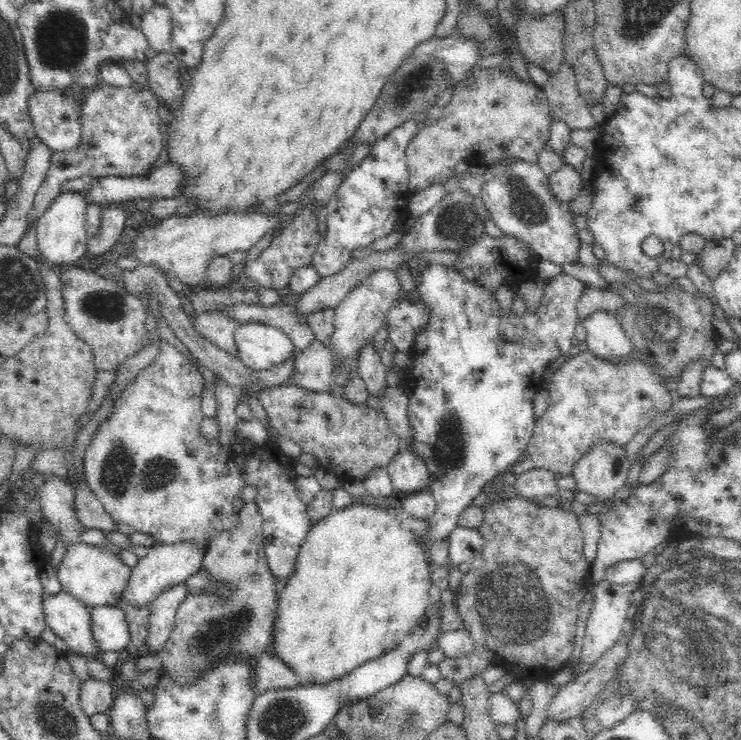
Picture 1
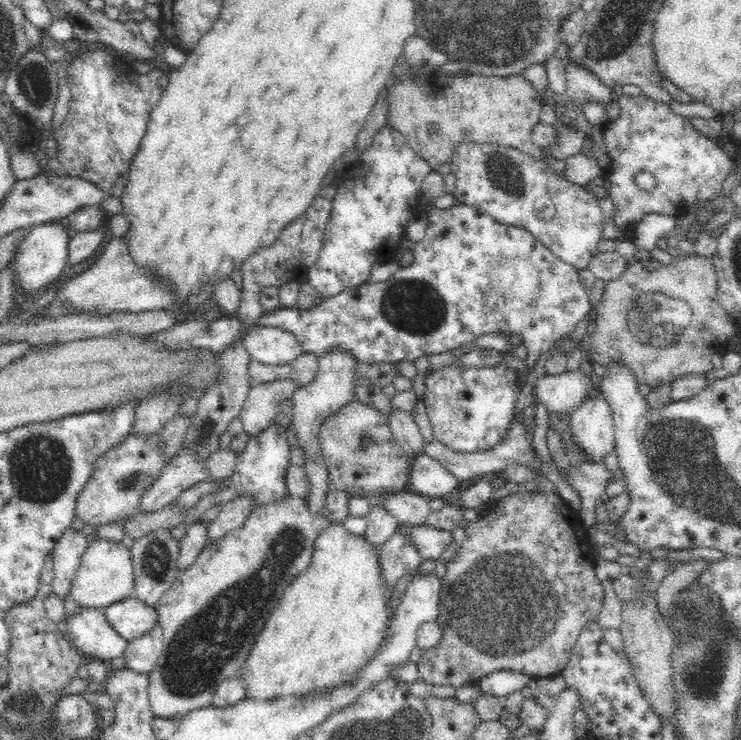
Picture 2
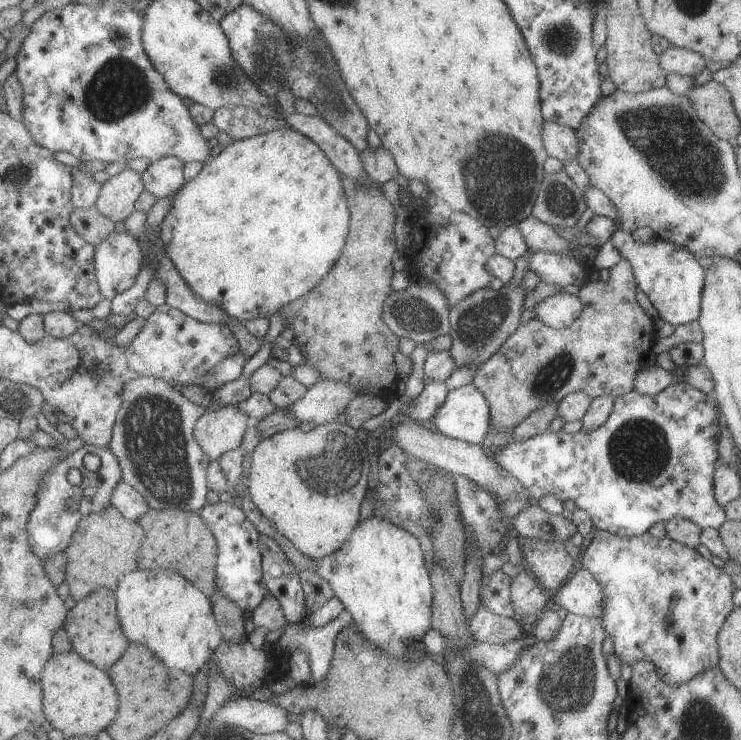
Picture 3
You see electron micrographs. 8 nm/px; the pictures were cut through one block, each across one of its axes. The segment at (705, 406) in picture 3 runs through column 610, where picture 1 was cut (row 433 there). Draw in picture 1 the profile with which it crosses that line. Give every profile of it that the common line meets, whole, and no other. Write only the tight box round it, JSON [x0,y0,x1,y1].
[400,257,584,549]

